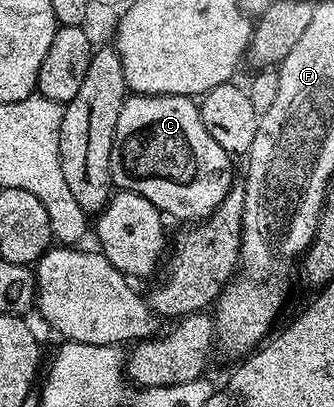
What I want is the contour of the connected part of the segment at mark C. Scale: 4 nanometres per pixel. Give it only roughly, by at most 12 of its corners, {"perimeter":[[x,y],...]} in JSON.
{"perimeter":[[127,95],[110,179],[201,222],[235,183],[191,97]]}

